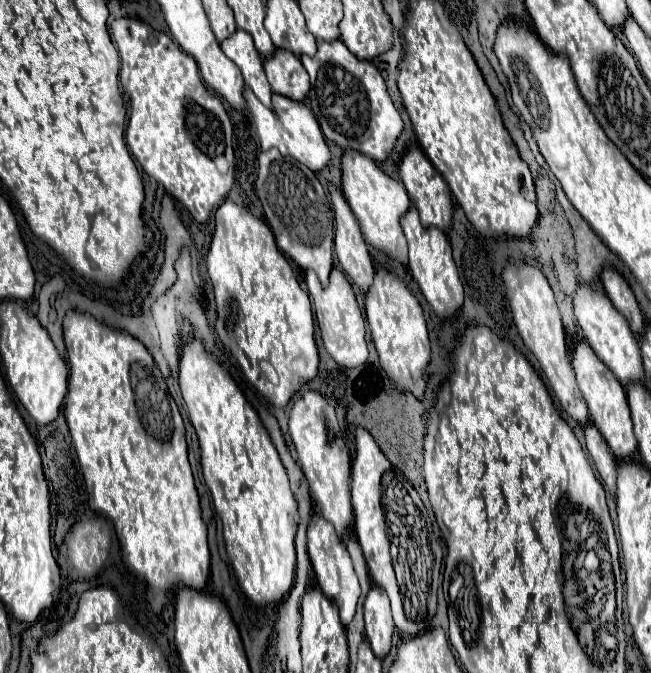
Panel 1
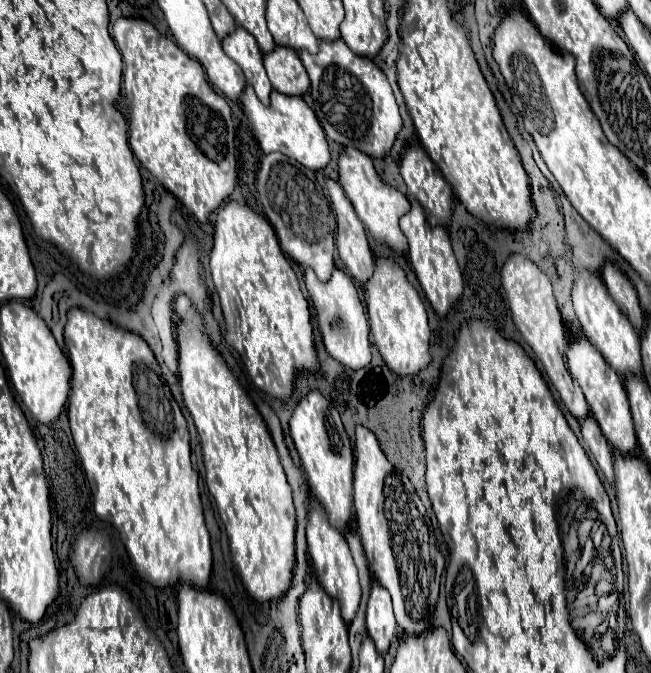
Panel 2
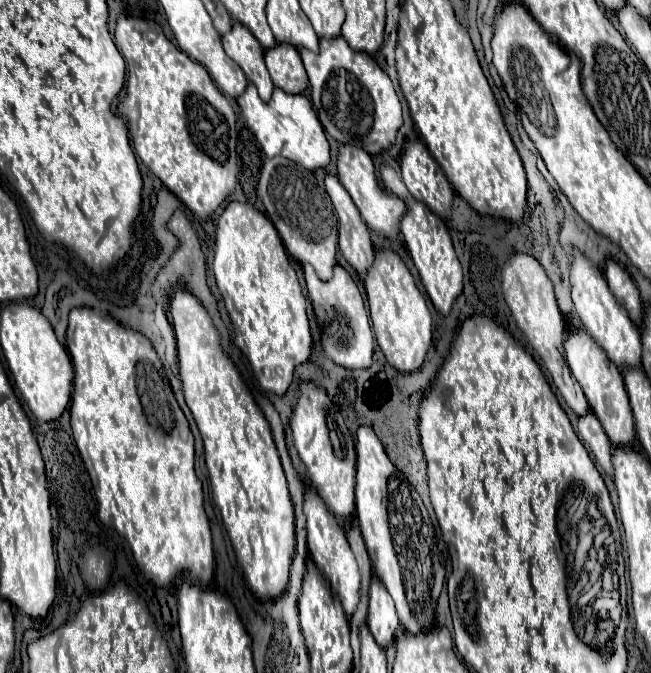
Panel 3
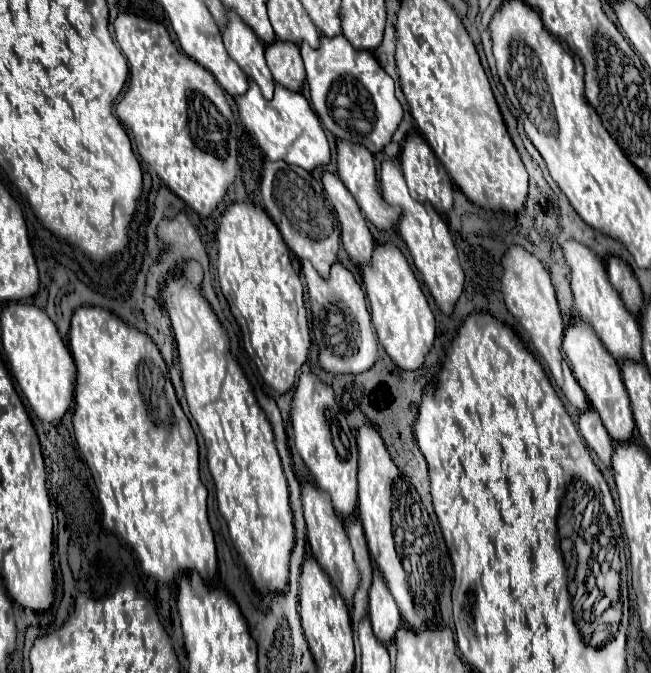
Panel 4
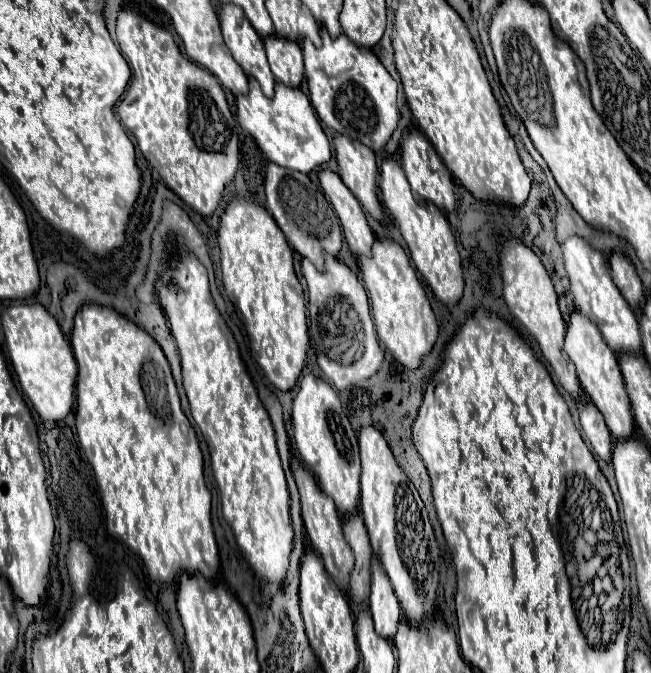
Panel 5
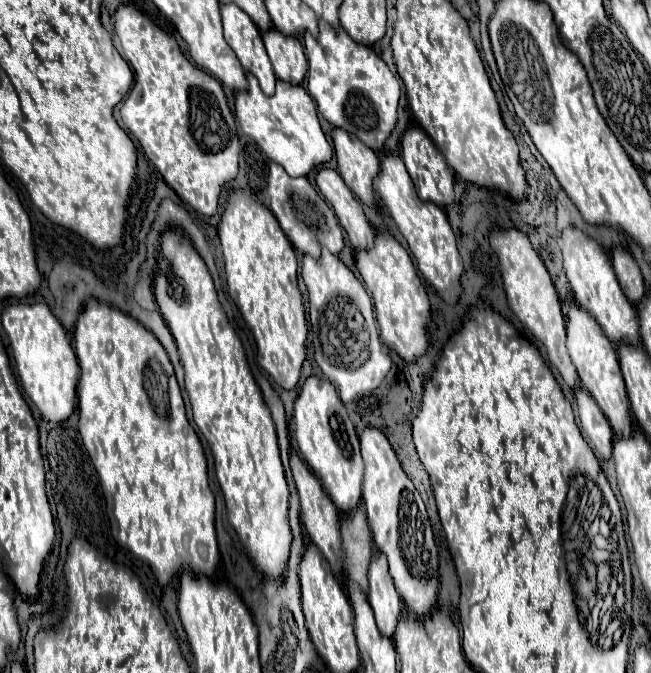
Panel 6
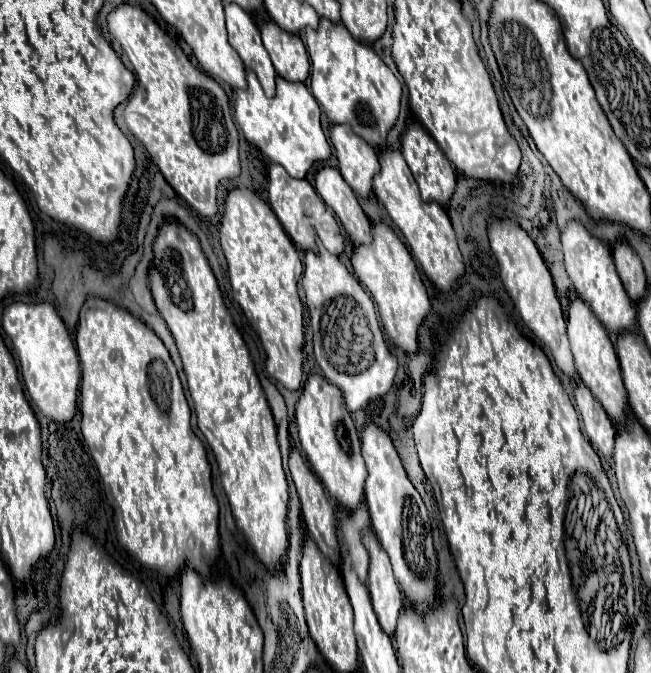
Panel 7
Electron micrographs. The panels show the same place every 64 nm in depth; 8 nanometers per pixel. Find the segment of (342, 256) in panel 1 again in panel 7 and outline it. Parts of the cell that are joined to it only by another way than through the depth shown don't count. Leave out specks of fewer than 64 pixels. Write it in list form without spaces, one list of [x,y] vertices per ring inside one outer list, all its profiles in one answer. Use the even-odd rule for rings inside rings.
[[[322,168],[316,174],[316,192],[334,210],[354,246],[372,242],[372,224],[358,204],[356,194],[336,168]]]

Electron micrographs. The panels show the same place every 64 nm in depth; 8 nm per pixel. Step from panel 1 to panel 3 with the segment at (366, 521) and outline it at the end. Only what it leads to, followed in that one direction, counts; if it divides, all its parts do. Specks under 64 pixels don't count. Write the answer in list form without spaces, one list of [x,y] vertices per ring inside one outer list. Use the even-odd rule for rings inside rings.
[[[360,426],[356,436],[356,516],[360,522],[360,528],[368,524],[368,528],[376,528],[376,536],[368,536],[372,544],[376,544],[376,552],[384,548],[392,548],[392,540],[388,540],[388,476],[392,476],[392,464],[384,452],[382,442],[372,432],[370,426]]]

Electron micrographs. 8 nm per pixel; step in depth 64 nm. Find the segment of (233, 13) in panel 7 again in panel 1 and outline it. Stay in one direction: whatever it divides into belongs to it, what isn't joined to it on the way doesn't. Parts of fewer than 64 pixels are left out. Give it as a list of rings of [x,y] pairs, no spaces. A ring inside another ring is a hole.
[[[236,30],[230,38],[220,42],[220,48],[240,68],[246,86],[250,86],[256,98],[260,98],[260,102],[270,108],[272,90],[262,68],[262,56],[256,52],[252,44],[252,36],[248,36],[248,32],[244,30]]]

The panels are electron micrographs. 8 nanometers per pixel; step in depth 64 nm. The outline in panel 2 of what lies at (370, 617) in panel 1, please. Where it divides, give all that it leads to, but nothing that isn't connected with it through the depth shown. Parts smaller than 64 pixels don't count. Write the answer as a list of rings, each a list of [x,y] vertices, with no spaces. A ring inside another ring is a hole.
[[[372,582],[372,592],[368,598],[366,630],[368,630],[368,636],[372,638],[376,650],[380,654],[386,654],[390,648],[390,642],[396,636],[396,620],[394,620],[394,612],[392,612],[390,594],[376,582]]]

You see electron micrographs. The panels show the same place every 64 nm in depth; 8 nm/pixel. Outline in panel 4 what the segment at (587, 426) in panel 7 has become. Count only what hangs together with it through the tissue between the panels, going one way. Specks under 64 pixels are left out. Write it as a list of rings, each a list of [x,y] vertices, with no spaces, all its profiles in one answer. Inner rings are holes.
[[[594,408],[580,414],[578,430],[580,430],[582,438],[586,440],[586,444],[596,452],[600,462],[610,468],[612,438],[608,436],[608,432],[606,432],[606,428],[604,428],[604,424],[602,424],[602,420],[600,420],[600,416],[598,416],[598,412]]]

